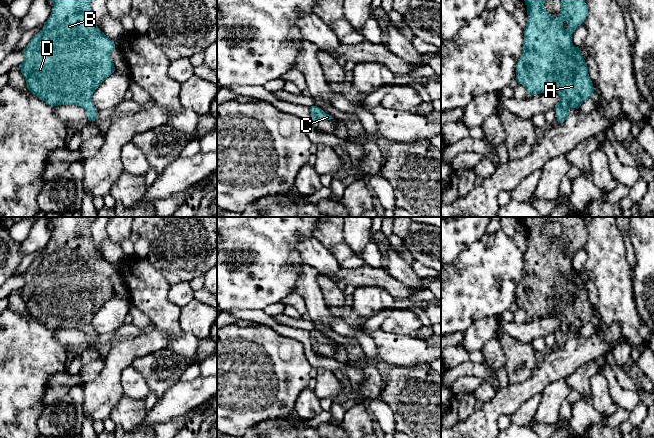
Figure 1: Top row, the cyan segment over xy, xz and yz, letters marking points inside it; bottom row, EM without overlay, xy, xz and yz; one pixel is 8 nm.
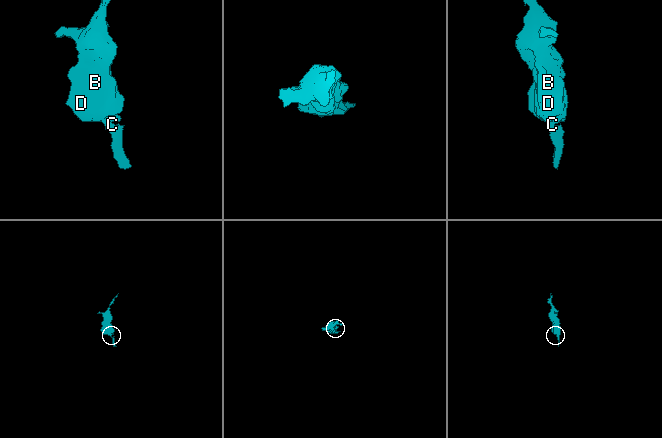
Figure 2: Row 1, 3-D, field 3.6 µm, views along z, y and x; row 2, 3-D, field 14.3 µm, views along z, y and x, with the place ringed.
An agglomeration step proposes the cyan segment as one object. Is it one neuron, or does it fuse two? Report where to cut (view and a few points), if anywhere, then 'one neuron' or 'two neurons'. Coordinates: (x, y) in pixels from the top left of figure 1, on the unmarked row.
no cut; one neuron

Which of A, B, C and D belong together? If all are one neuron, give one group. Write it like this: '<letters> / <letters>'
A B C D

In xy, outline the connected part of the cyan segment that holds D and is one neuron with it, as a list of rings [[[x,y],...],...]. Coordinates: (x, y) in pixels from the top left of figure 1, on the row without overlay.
[[[49,217],[53,226],[52,236],[41,256],[35,259],[23,274],[24,285],[19,289],[28,314],[51,330],[77,329],[87,336],[89,345],[97,343],[92,320],[99,309],[114,295],[111,276],[114,265],[98,253],[91,233],[91,226],[97,217]]]

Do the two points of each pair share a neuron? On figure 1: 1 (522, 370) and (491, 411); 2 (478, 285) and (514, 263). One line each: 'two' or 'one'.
1: two
2: one

